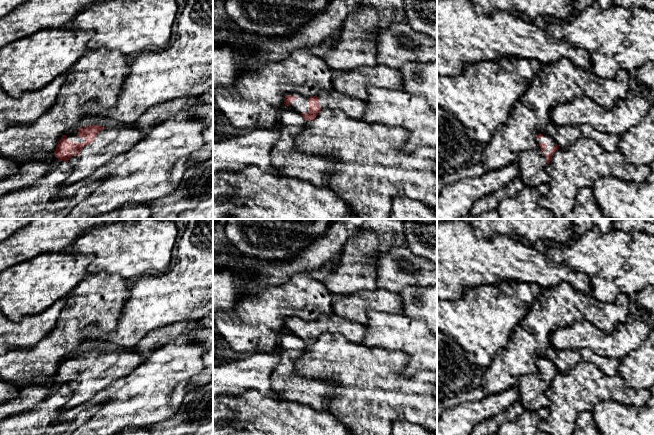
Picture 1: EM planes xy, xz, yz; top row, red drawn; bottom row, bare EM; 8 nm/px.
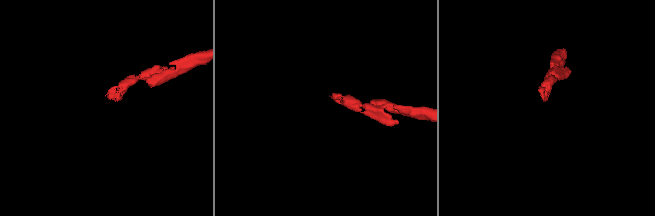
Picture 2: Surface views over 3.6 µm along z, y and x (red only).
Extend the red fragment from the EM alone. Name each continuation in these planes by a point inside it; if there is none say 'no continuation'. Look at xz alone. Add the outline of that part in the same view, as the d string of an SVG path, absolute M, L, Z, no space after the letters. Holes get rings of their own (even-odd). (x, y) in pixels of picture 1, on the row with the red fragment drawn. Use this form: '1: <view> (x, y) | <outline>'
1: xz (301, 104) | M292 93L290 96L295 96L296 99L291 102L289 108L298 113L308 113L309 112L309 98L305 96L300 96L298 94Z

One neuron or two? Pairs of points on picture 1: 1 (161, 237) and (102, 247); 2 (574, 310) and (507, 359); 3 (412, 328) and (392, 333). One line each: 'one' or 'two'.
1: one
2: one
3: one

